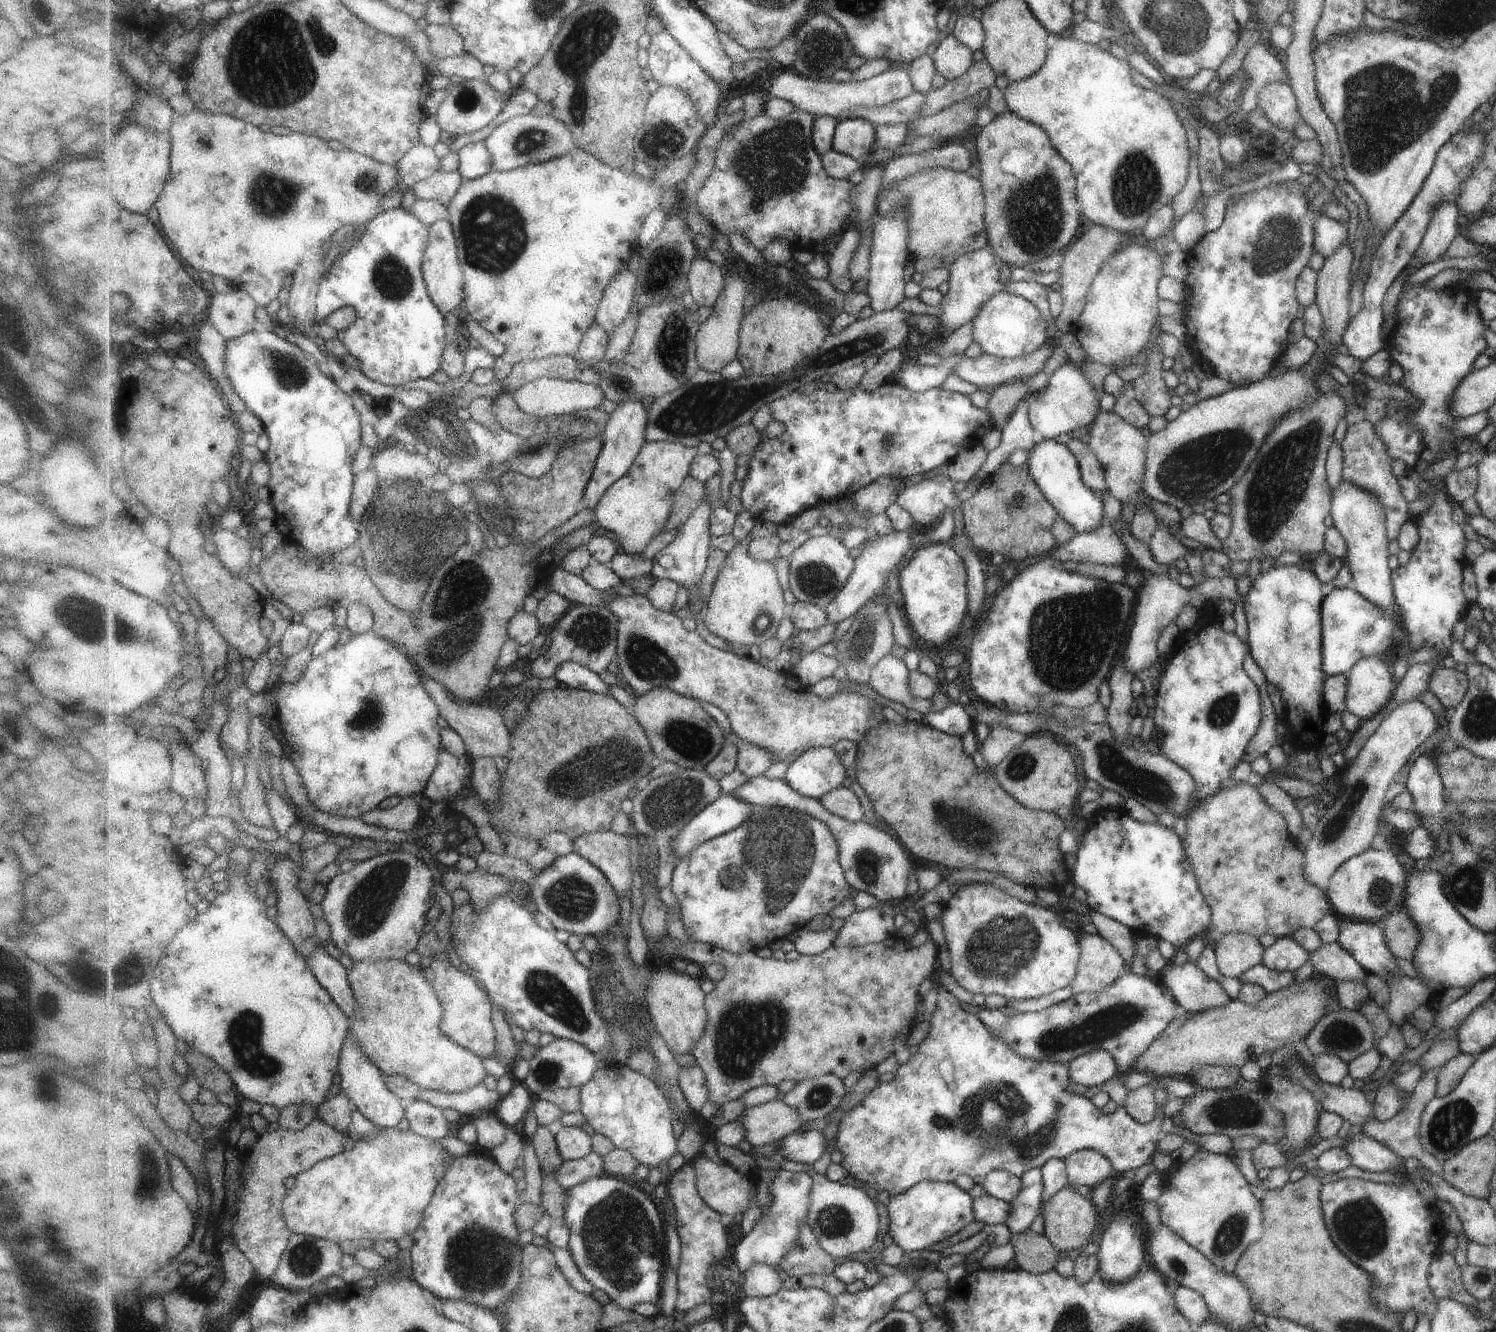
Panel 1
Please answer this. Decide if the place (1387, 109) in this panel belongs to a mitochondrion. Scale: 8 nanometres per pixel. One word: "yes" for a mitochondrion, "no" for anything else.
yes

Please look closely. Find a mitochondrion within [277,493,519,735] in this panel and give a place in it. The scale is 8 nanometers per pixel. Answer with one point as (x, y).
(457, 602)

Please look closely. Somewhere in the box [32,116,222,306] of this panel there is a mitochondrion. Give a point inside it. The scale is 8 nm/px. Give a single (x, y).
(127, 231)

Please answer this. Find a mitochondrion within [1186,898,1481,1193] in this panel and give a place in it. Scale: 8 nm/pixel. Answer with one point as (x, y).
(1450, 1126)

